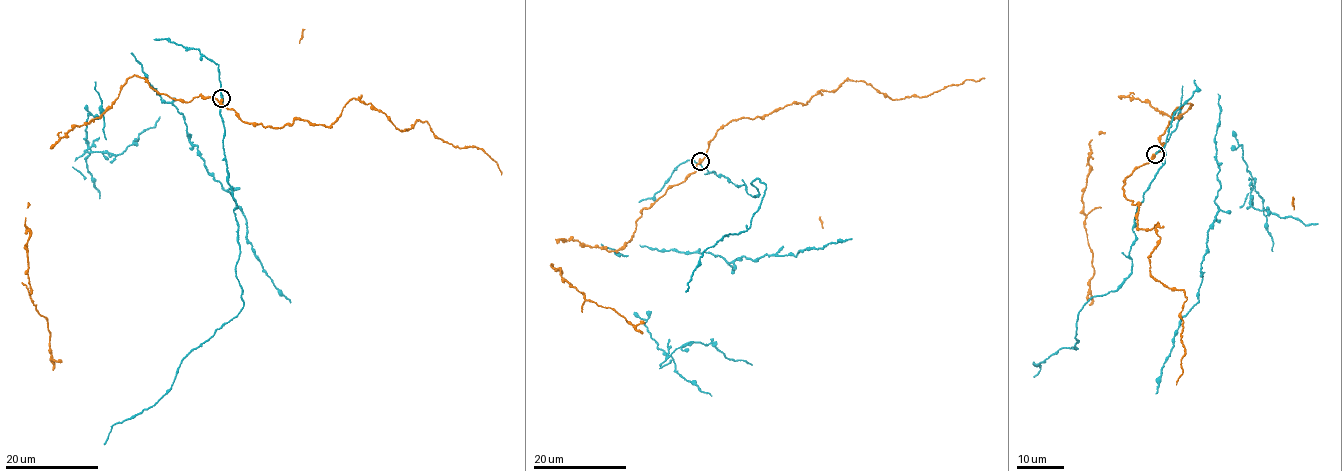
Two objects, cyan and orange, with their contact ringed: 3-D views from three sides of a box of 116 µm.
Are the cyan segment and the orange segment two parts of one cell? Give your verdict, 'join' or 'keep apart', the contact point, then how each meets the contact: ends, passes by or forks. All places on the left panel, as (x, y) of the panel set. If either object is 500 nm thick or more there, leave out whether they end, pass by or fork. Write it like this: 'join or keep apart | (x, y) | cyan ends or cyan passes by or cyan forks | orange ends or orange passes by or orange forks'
keep apart | (221, 98) | cyan ends | orange passes by

